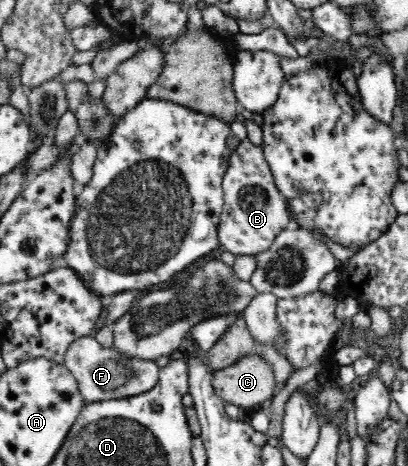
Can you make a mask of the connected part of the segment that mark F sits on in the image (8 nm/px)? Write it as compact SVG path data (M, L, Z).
M83 337L69 347L63 363L78 382L87 403L120 400L152 390L159 382L160 368L154 361L120 358L114 348L103 348L95 338Z

